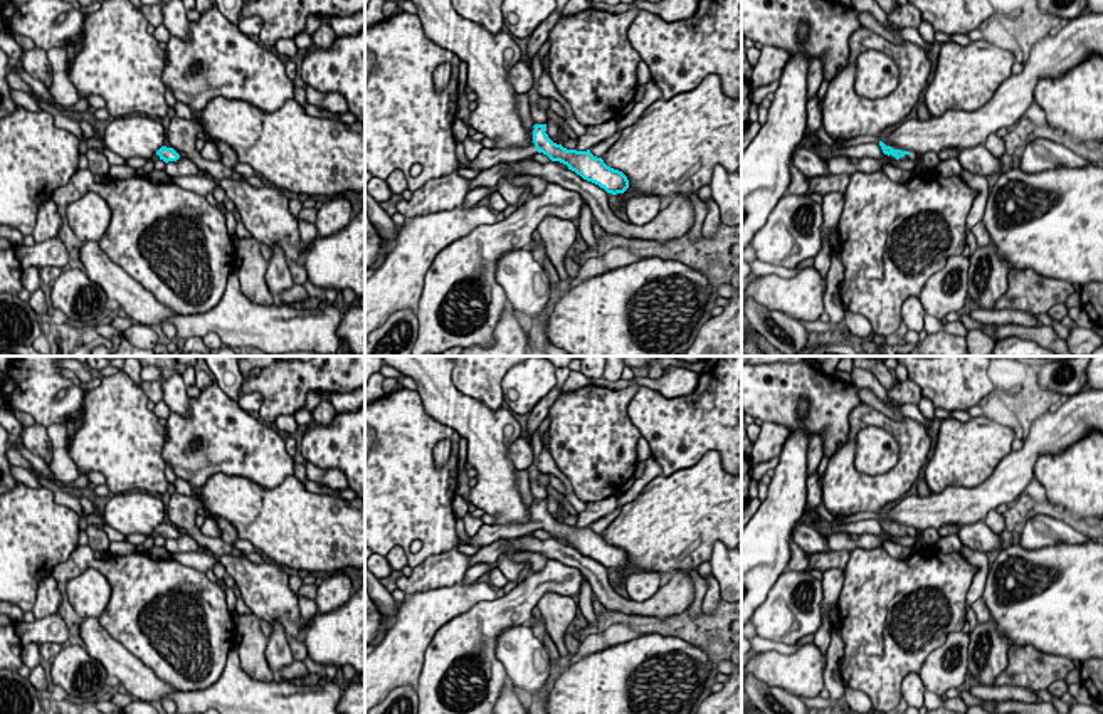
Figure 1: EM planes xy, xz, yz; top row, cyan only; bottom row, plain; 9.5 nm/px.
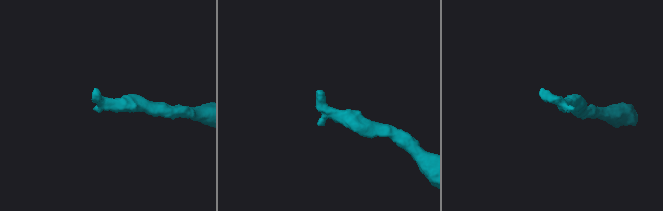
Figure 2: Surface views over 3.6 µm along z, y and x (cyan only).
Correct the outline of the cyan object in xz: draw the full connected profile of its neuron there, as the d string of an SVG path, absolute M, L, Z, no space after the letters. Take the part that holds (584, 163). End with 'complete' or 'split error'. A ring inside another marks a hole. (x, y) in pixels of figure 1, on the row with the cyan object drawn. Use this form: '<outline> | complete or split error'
M546 124L533 126L533 141L525 146L513 148L483 148L474 160L467 160L464 153L464 144L456 143L456 156L466 168L483 171L501 163L521 161L525 158L533 158L536 153L546 155L552 161L560 161L568 166L568 170L580 175L583 180L592 181L604 188L607 193L617 195L629 188L627 176L607 166L602 158L597 158L587 151L567 150L562 144L553 143L546 131Z | split error

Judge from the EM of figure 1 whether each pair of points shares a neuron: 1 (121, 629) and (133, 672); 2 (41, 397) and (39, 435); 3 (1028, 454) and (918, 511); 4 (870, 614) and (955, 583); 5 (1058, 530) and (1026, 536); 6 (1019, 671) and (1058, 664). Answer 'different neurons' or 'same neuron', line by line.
1: different neurons
2: different neurons
3: same neuron
4: same neuron
5: same neuron
6: same neuron

